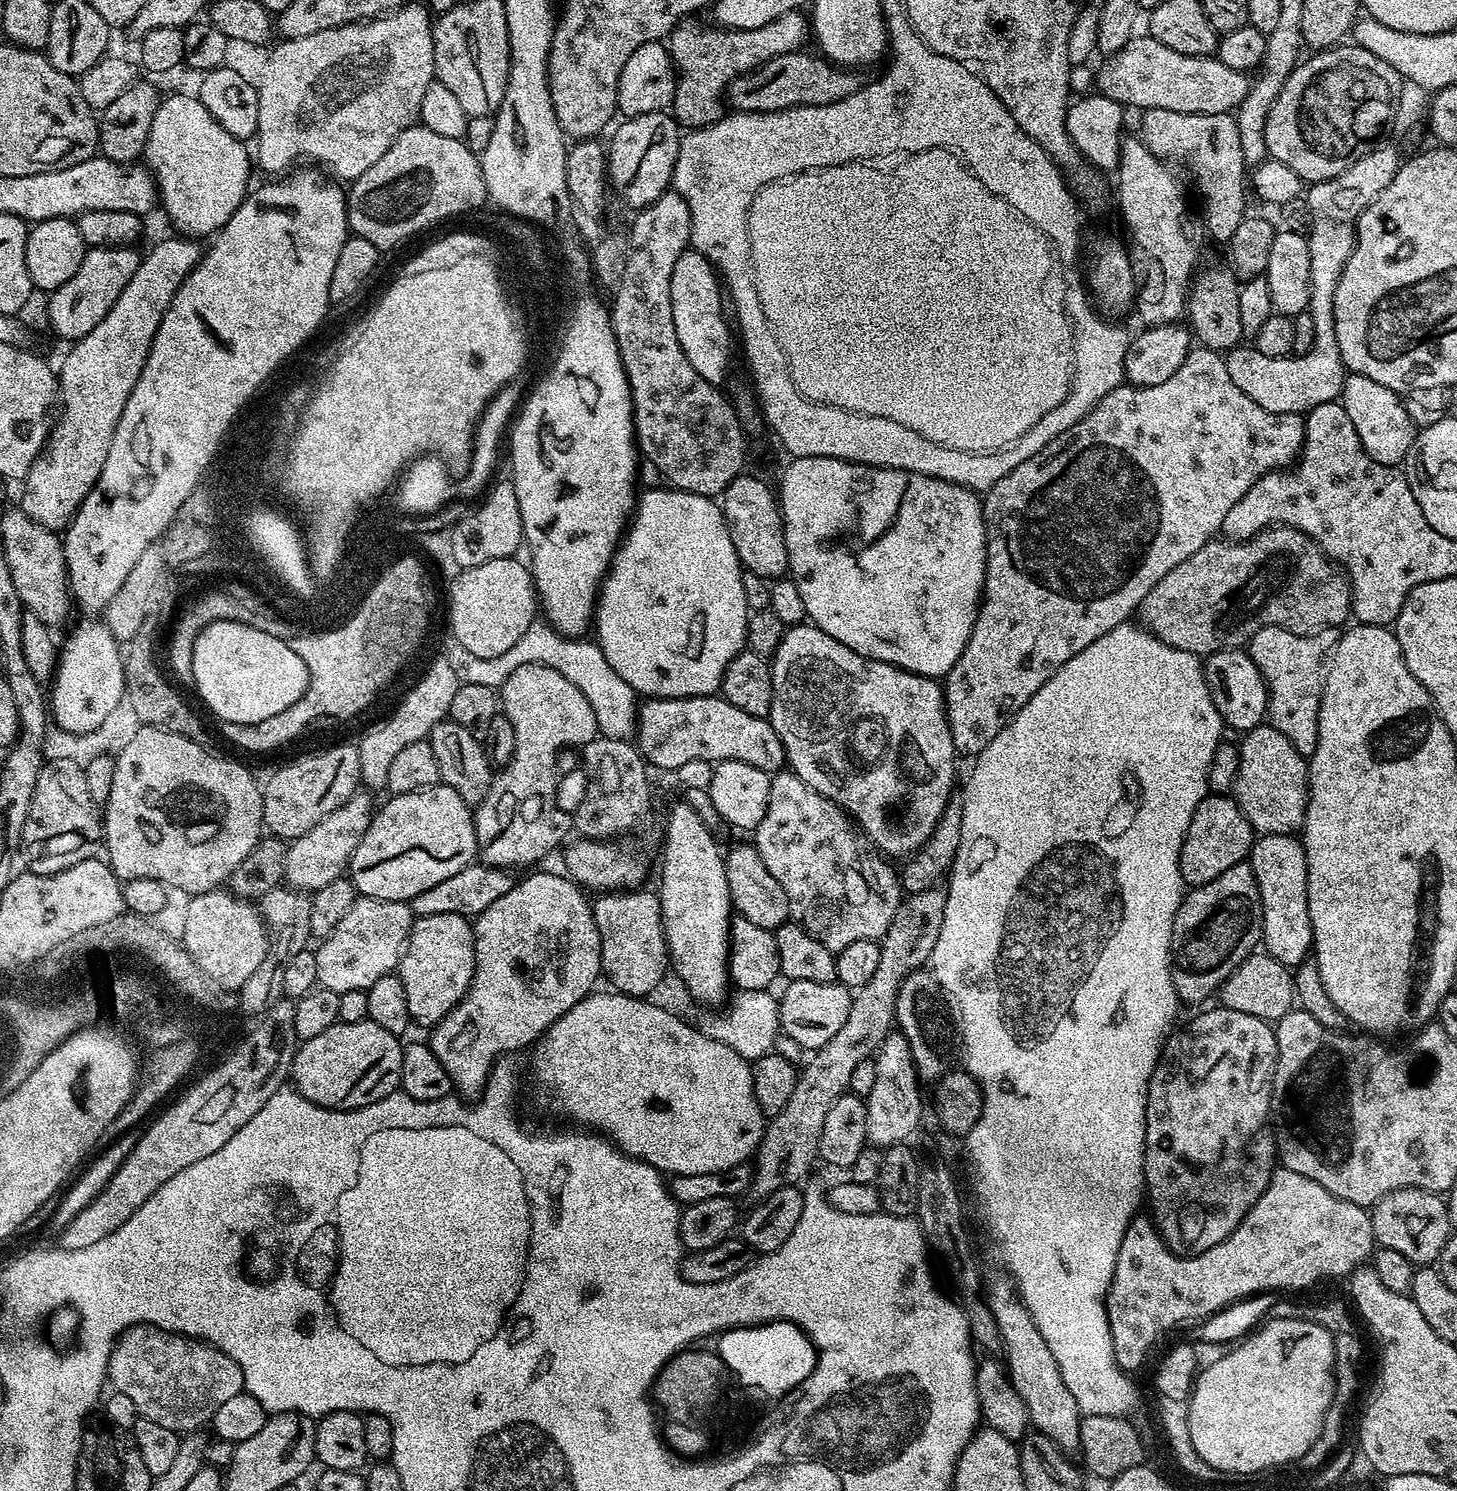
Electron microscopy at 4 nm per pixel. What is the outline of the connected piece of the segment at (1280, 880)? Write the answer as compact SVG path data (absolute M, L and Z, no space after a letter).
M1257 835L1252 841L1250 863L1262 902L1263 951L1289 966L1305 963L1312 952L1312 927L1306 894L1308 867L1303 843L1295 835Z

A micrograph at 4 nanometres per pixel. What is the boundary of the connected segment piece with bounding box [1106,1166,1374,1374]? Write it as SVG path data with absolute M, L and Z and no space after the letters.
M1283 1166L1273 1171L1262 1198L1258 1198L1255 1206L1241 1218L1237 1228L1225 1240L1218 1242L1218 1246L1210 1246L1210 1250L1199 1252L1197 1256L1177 1256L1171 1252L1151 1219L1137 1214L1132 1217L1122 1238L1114 1278L1108 1287L1106 1305L1114 1358L1125 1372L1135 1373L1135 1368L1143 1366L1152 1343L1163 1332L1179 1324L1204 1321L1236 1301L1247 1300L1260 1293L1280 1294L1283 1288L1312 1288L1323 1280L1351 1277L1373 1252L1372 1218L1368 1208L1360 1208L1349 1200L1338 1198L1325 1186Z

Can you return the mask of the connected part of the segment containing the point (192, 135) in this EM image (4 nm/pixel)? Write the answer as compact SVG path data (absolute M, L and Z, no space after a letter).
M165 95L161 99L154 122L150 122L143 159L148 171L156 177L159 207L164 207L169 222L180 231L177 233L181 237L211 237L238 210L250 191L248 175L252 168L254 172L249 149L247 152L244 148L247 148L245 141L226 134L214 114L195 95Z

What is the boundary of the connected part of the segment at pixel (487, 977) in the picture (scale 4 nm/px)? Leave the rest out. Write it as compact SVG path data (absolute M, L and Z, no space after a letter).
M540 870L529 871L525 880L517 879L508 893L502 894L498 902L490 902L490 906L475 917L472 930L476 955L474 978L464 997L446 1018L438 1021L431 1029L429 1036L432 1037L426 1040L438 1062L446 1066L453 1089L464 1098L479 1097L488 1085L488 1076L497 1060L512 1054L508 1052L535 1045L570 1006L589 996L597 987L596 979L599 981L602 976L598 926L585 889L567 875L536 871Z

